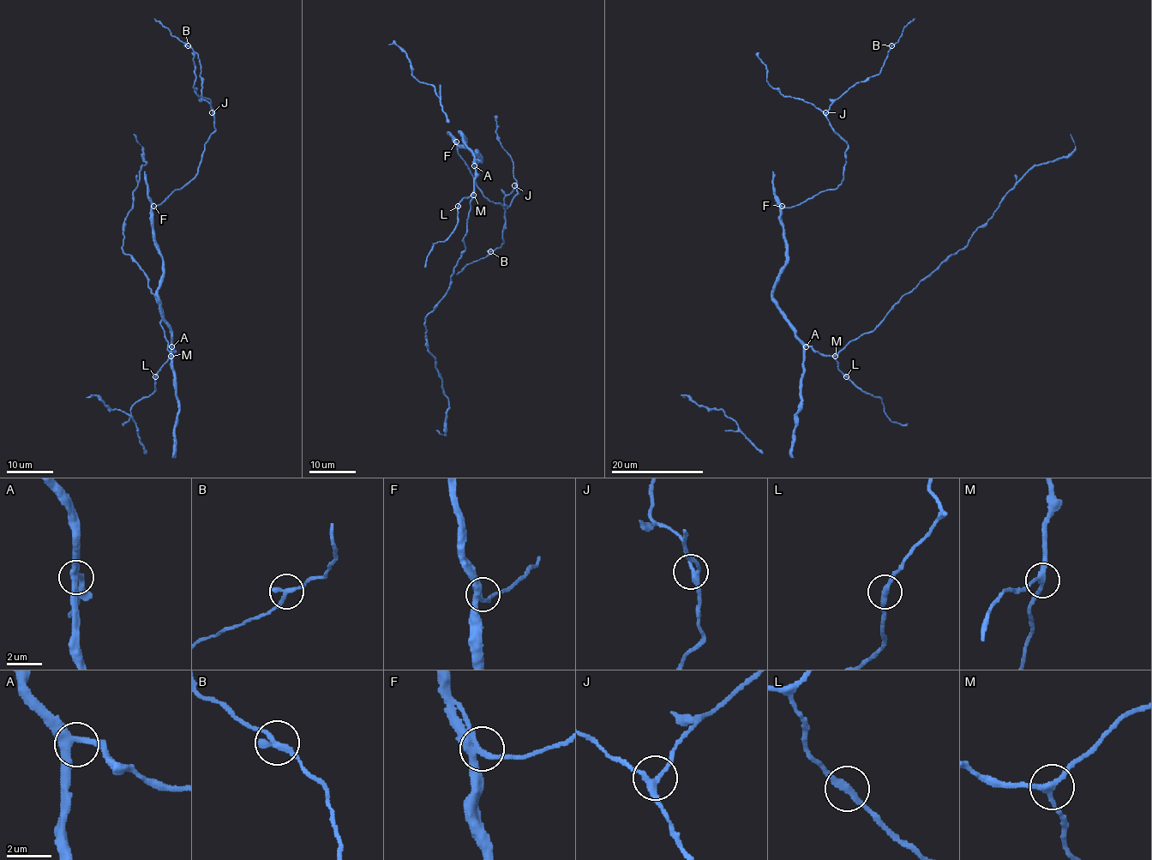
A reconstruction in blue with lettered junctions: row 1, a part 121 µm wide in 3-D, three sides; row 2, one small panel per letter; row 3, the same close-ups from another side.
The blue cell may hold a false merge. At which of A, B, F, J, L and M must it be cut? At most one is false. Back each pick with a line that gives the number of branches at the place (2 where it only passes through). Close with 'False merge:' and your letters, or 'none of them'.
False merge: none of them

